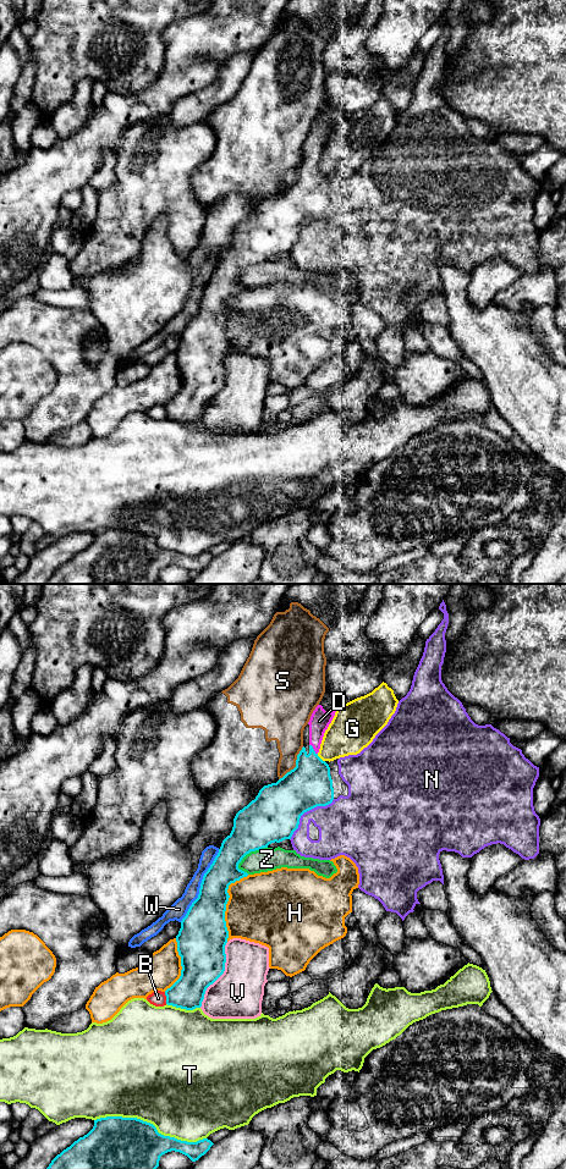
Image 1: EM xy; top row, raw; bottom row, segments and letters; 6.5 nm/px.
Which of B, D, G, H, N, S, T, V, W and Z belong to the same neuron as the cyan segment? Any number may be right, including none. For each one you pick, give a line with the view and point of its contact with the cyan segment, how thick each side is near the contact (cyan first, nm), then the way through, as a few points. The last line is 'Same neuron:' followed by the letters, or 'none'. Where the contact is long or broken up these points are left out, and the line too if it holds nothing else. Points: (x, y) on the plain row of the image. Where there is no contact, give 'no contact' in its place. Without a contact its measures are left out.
D: contact xy (313, 163); calibres 300 and 130 nm
Same neuron: D

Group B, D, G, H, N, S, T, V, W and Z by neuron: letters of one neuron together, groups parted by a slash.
B / D / G / H / N / S / T / V / W / Z

